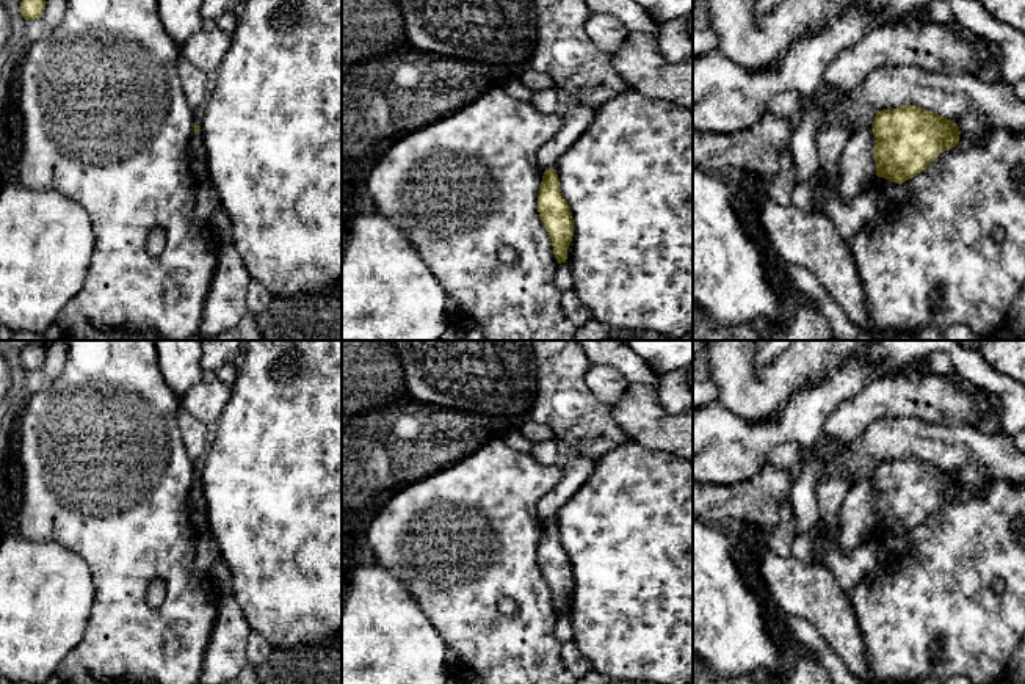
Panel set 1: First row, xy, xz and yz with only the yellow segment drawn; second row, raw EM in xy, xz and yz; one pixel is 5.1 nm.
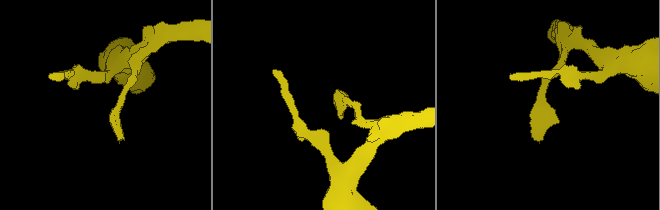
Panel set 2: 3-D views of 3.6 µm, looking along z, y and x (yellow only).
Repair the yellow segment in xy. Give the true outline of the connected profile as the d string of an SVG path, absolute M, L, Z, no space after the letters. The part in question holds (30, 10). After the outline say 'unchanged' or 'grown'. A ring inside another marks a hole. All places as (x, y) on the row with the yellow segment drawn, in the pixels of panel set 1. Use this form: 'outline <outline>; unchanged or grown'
outline M22 0L20 14L25 20L41 19L45 9L45 0Z; unchanged

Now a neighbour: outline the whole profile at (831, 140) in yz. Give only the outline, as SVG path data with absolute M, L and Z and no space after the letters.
M834 116L838 122L831 124L823 121L815 133L817 154L820 168L828 176L837 177L840 174L840 158L846 147L848 138L857 130L854 124Z

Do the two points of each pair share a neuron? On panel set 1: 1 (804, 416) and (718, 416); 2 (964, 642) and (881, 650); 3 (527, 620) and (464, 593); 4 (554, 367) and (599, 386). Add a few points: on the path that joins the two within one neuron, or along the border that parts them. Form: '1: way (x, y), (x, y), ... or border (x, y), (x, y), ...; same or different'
1: way (782, 429), (775, 432), (740, 432); same
2: way (944, 629), (914, 629), (901, 642); same
3: way (511, 623), (494, 623), (480, 609); same
4: border (591, 366), (585, 385), (608, 407); different

